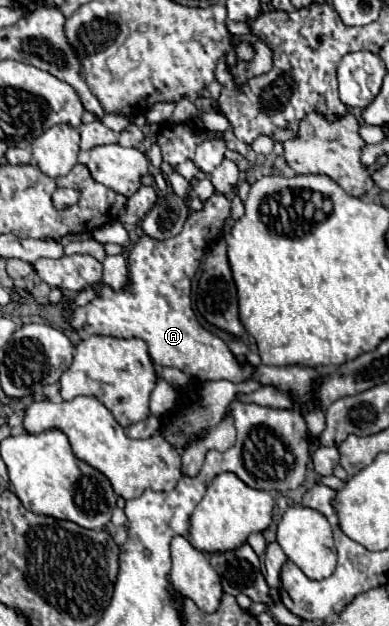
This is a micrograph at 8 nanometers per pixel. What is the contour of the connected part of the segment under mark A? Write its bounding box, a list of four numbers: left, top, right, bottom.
[71,193,325,411]

